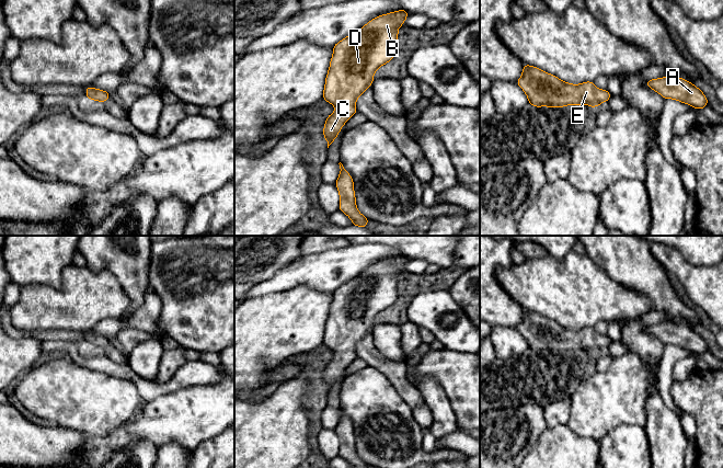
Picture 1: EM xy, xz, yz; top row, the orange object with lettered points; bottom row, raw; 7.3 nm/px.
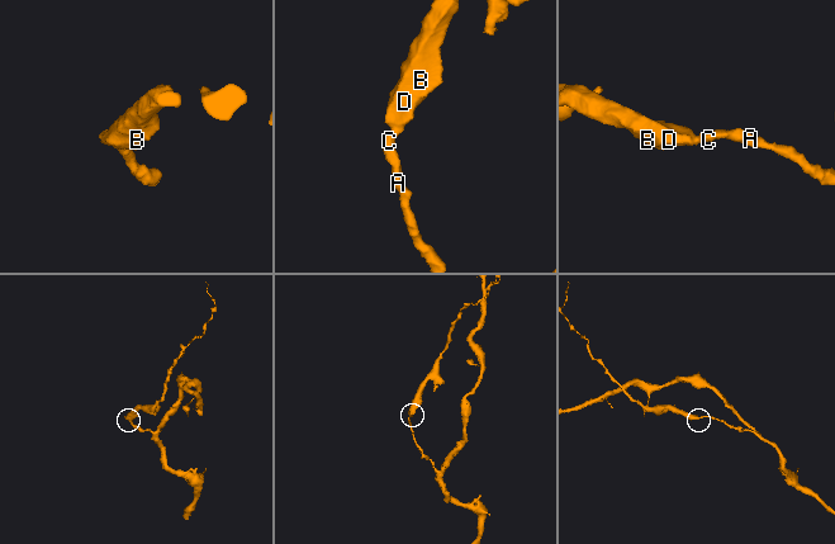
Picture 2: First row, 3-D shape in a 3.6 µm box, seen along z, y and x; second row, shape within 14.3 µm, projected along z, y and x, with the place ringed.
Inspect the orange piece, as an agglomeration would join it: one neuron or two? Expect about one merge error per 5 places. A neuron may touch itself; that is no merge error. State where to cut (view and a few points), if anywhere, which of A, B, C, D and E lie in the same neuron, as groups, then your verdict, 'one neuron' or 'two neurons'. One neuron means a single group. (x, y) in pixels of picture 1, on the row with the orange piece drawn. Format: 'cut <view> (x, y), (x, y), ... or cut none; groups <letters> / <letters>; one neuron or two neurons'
cut none; groups A B C D E; one neuron

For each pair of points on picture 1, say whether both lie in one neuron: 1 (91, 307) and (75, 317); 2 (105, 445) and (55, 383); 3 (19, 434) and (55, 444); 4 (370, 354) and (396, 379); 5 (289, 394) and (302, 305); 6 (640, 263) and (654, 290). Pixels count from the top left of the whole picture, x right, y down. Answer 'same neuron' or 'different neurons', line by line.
1: same neuron
2: different neurons
3: same neuron
4: same neuron
5: different neurons
6: same neuron

